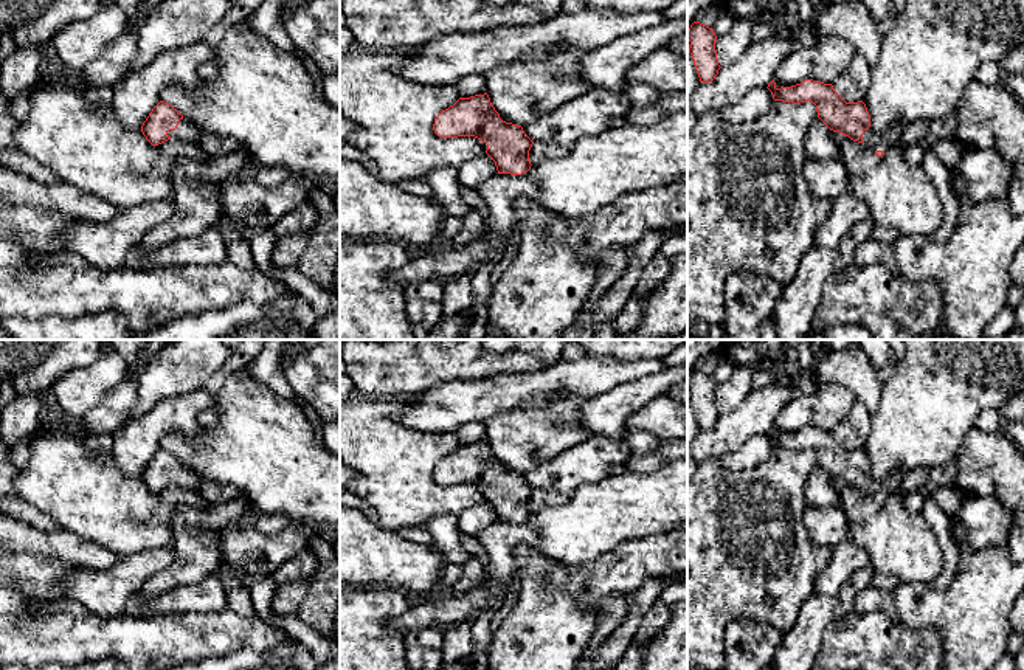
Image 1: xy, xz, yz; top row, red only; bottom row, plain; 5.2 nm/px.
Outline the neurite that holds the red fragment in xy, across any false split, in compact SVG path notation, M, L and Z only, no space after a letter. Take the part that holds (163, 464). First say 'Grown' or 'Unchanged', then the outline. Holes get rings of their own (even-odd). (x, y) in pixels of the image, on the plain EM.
Grown. M160 448L141 473L141 479L152 493L158 493L171 485L182 489L199 489L199 478L185 468L171 451Z

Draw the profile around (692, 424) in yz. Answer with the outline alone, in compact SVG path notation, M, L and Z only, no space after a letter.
M687 399L687 450L698 433L700 433L700 425L694 413L692 402Z

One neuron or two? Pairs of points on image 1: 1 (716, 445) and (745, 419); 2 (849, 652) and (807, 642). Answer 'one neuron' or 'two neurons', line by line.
1: one neuron
2: two neurons

